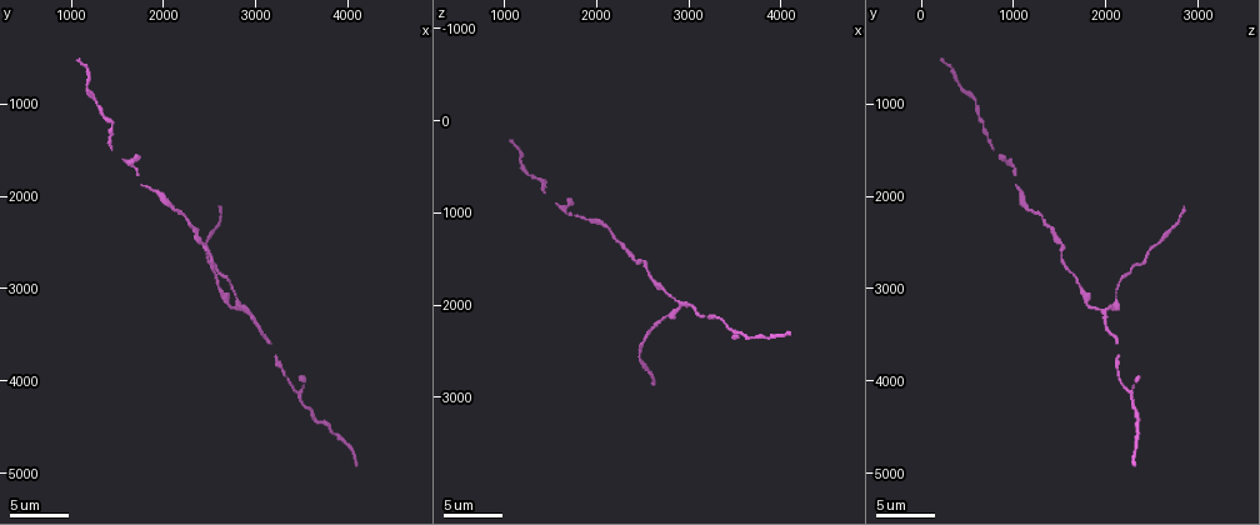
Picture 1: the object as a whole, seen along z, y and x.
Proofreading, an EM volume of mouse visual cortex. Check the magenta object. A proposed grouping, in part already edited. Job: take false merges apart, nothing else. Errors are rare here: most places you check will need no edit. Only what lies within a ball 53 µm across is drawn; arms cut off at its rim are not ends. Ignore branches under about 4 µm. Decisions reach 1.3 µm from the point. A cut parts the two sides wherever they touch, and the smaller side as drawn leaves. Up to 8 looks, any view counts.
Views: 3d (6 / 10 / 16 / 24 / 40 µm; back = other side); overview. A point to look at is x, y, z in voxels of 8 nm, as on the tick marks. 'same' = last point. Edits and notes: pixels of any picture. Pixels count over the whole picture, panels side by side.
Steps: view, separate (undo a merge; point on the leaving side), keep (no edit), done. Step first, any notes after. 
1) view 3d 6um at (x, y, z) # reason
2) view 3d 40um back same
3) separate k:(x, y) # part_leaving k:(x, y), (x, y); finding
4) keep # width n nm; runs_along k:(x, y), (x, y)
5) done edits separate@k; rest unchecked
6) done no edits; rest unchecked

view 3d 6um at (1600, 1650, 950) # two arms in line, one across

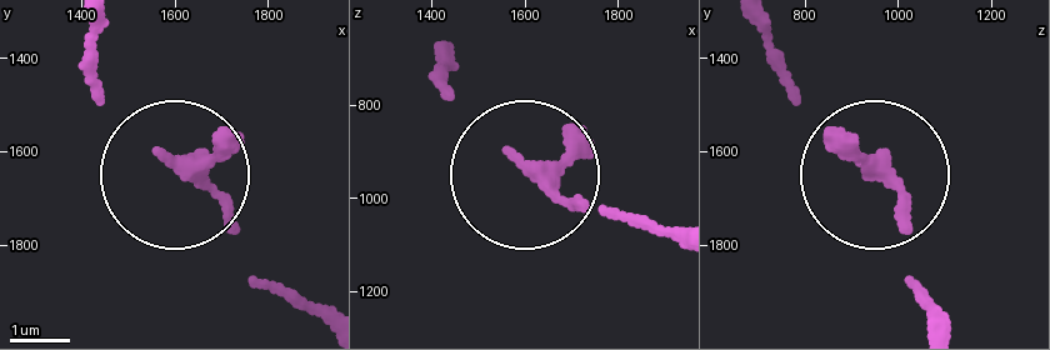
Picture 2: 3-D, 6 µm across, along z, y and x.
keep # runs_along 2:(679, 245), (529, 175), (430, 76); all the same neuron

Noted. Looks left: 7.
view 3d 10um at (2350, 2350, 1400) # sudden change in width

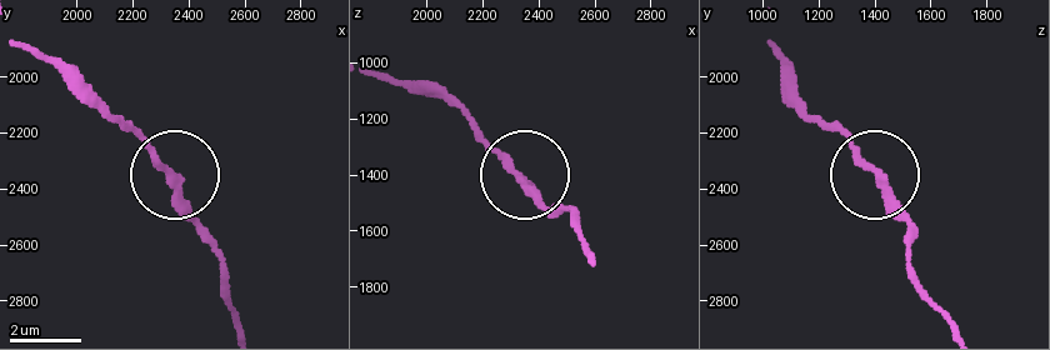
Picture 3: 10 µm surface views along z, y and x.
keep # runs_along 3:(218, 254), (174, 176), (123, 125); one neuron here

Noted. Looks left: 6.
view 3d 10um at (2900, 3250, 2000) # three-way junction

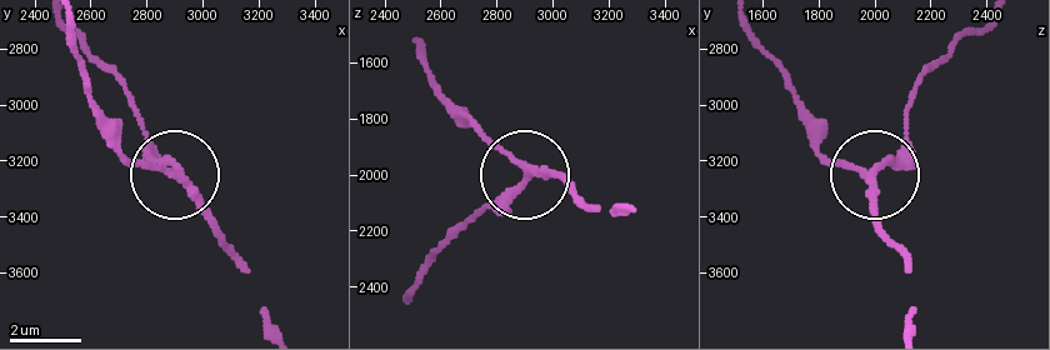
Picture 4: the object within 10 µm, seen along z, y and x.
keep # arms 3; runs_along 4:(64, 23), (109, 139), (136, 163), (169, 173), (130, 106); continuous, no second neuron

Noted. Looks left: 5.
view 3d 10um at (3400, 4100, 2200)

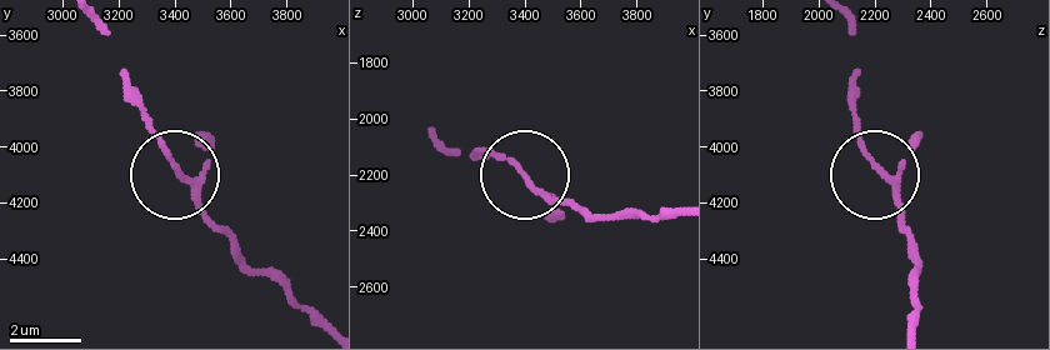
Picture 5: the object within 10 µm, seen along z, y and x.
keep # arms 3; runs_along 5:(104, 26), (145, 125), (235, 239); all the same neuron

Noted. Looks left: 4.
done no edits; rest unchecked

